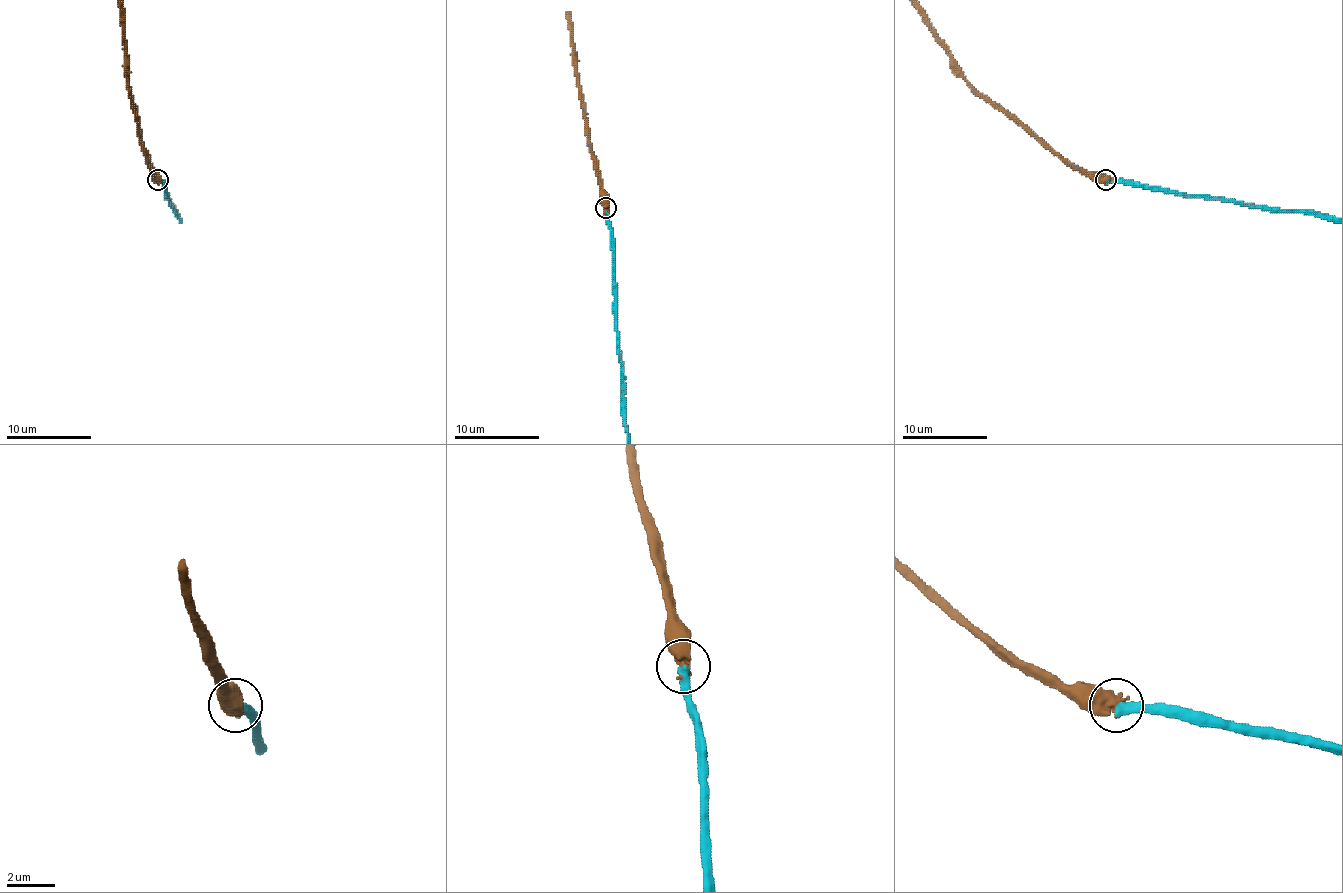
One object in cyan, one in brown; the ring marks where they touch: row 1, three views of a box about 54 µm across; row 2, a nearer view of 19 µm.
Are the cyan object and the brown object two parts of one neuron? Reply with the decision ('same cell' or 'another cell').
same cell

